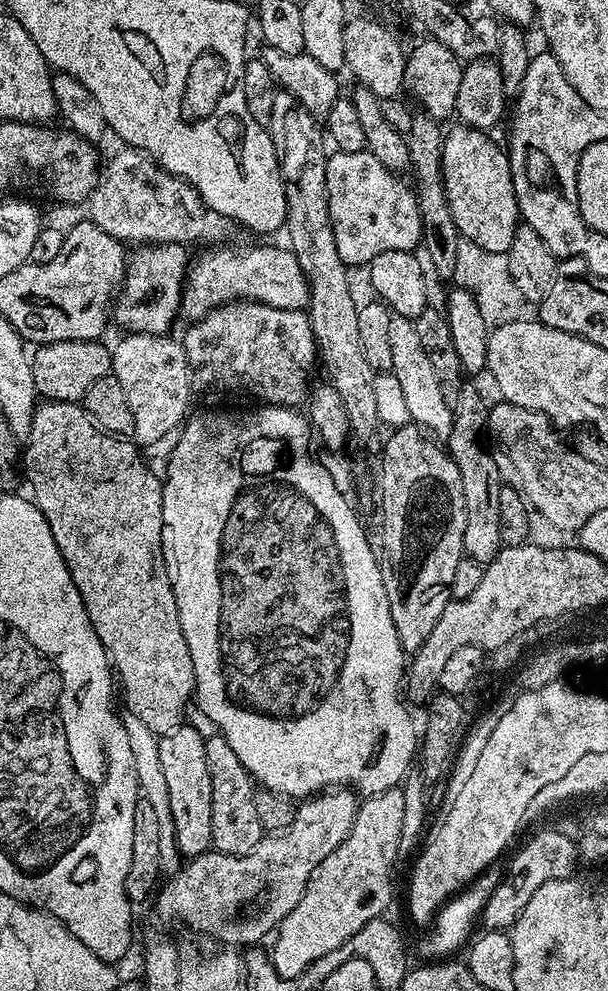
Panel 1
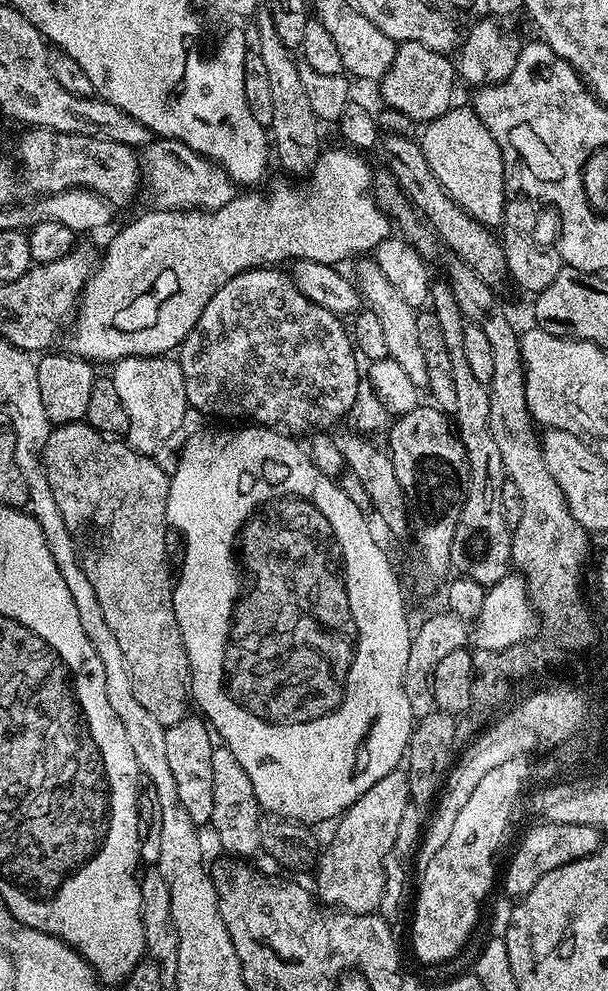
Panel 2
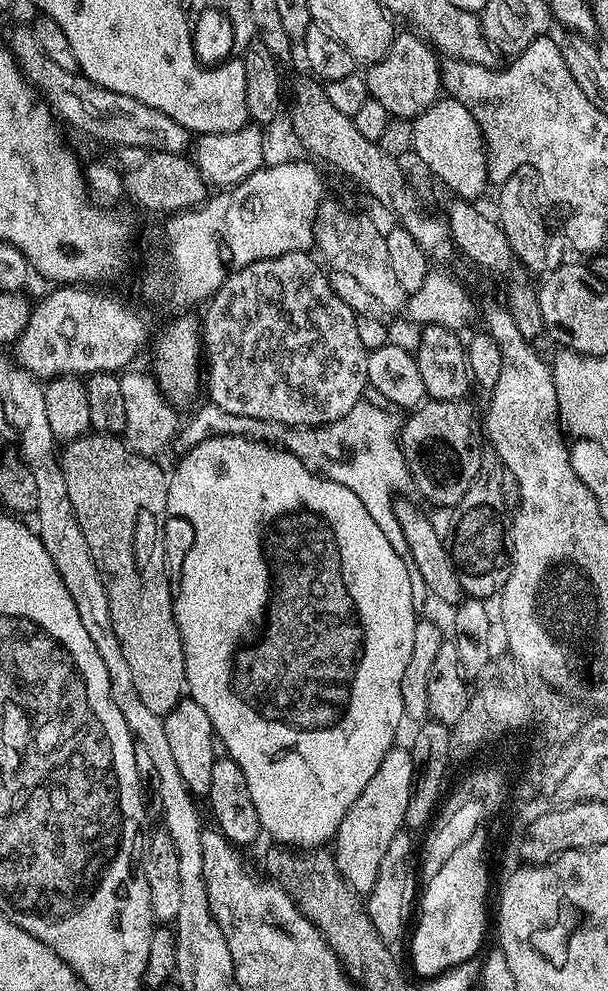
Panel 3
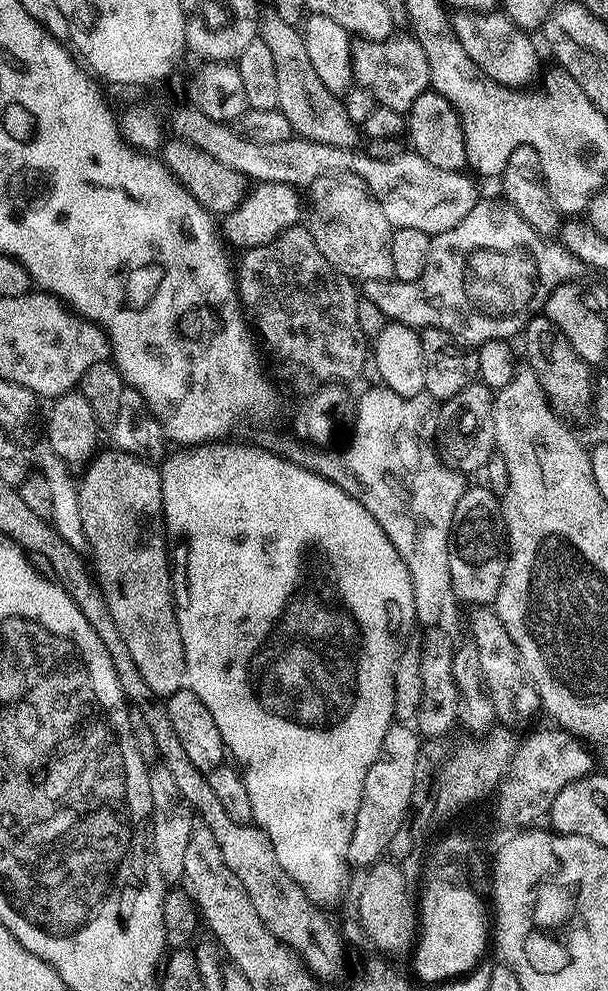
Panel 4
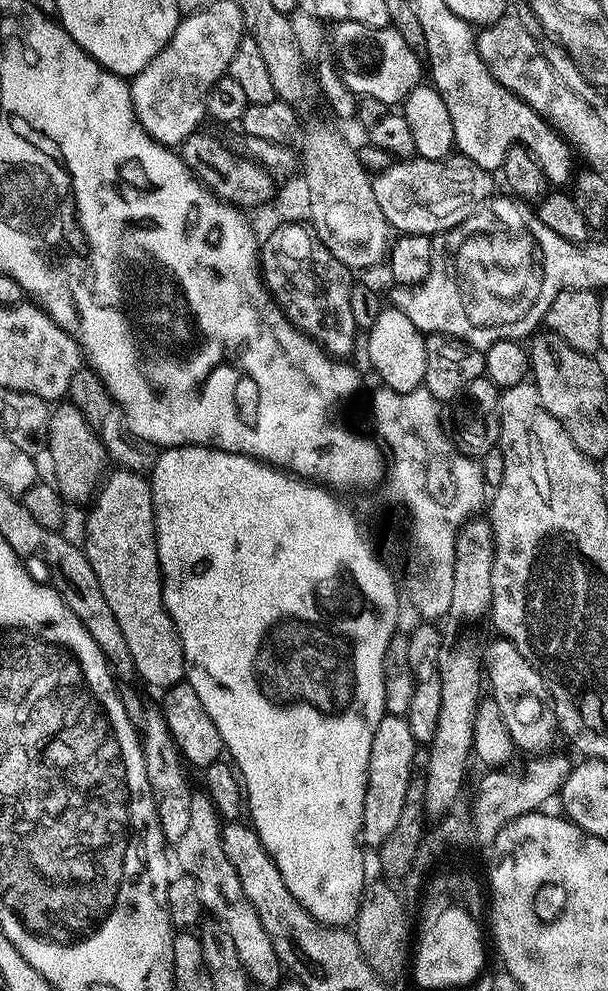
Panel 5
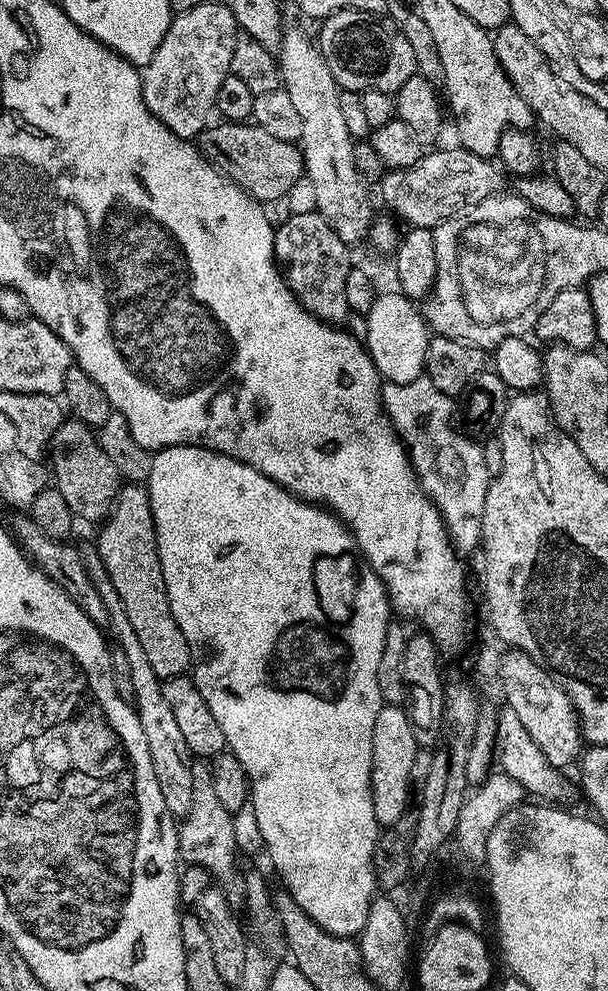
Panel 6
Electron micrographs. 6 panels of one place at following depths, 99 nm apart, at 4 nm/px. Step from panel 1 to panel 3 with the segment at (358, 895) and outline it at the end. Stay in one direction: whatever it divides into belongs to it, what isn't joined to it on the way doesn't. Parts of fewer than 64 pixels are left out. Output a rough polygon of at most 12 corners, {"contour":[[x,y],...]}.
{"contour":[[393,746],[346,810],[337,868],[359,894],[404,828],[418,762]]}

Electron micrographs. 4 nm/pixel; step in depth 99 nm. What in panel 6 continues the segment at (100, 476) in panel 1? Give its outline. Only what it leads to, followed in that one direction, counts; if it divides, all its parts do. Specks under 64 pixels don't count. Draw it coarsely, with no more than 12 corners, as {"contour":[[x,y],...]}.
{"contour":[[147,487],[99,528],[128,625],[161,681],[192,668],[170,610]]}

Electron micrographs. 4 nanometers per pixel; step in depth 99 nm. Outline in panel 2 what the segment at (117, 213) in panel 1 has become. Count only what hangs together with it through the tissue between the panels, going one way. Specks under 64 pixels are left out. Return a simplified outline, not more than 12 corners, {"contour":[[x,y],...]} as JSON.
{"contour":[[181,140],[142,149],[156,208],[211,210],[238,195],[231,176]]}

